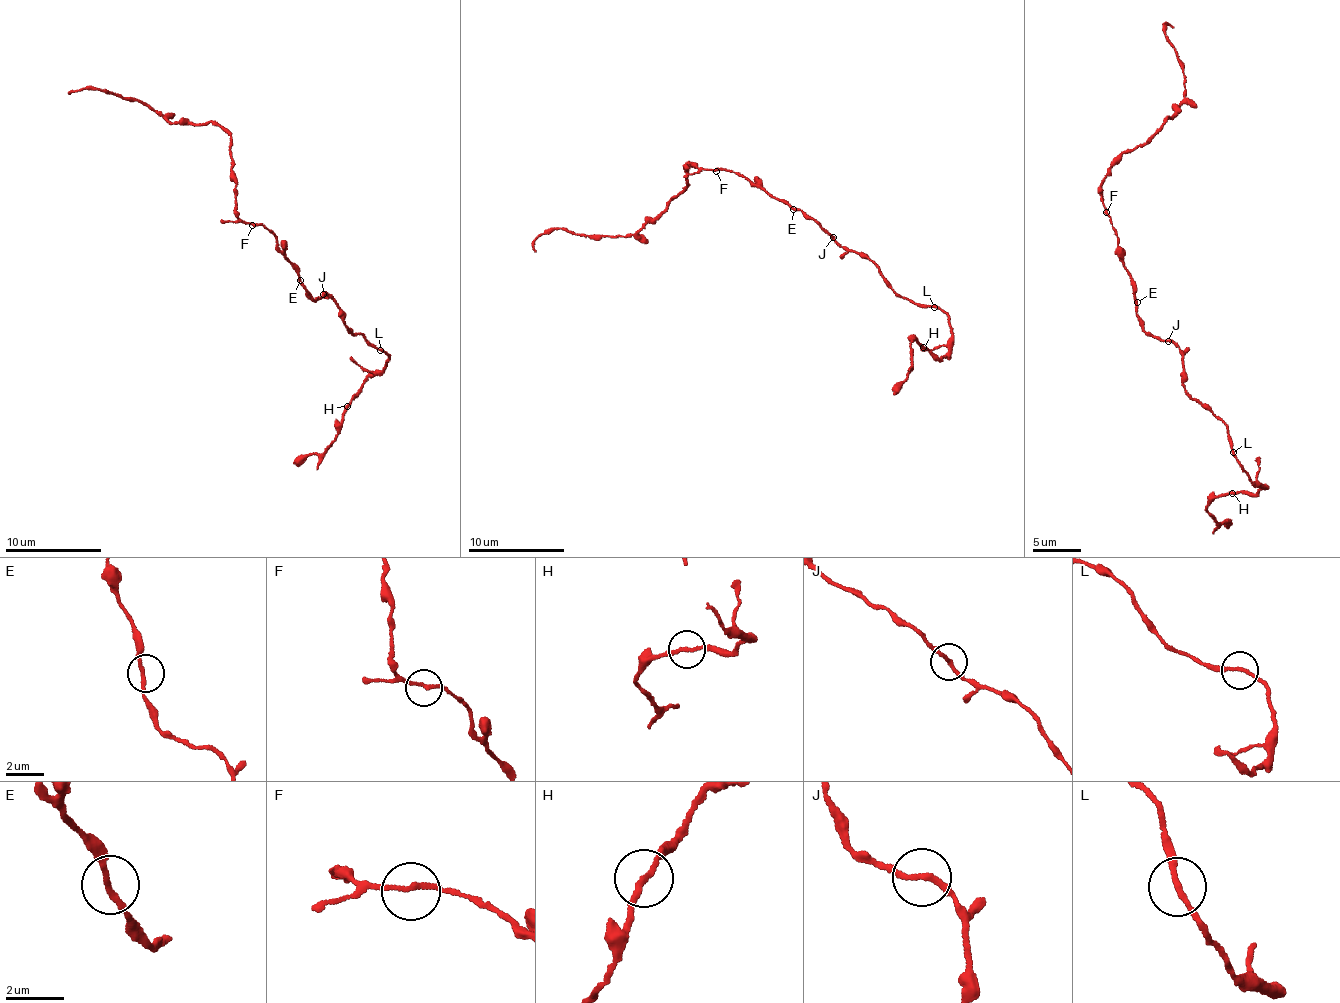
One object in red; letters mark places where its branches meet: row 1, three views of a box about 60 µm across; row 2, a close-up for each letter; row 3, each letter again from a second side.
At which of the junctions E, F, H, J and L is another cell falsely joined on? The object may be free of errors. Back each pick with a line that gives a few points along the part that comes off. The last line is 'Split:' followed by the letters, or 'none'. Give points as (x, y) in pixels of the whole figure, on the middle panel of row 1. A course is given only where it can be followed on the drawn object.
H: Course of the part to remove: (924, 347), (914, 339), (907, 374), (893, 394)
Split: H

